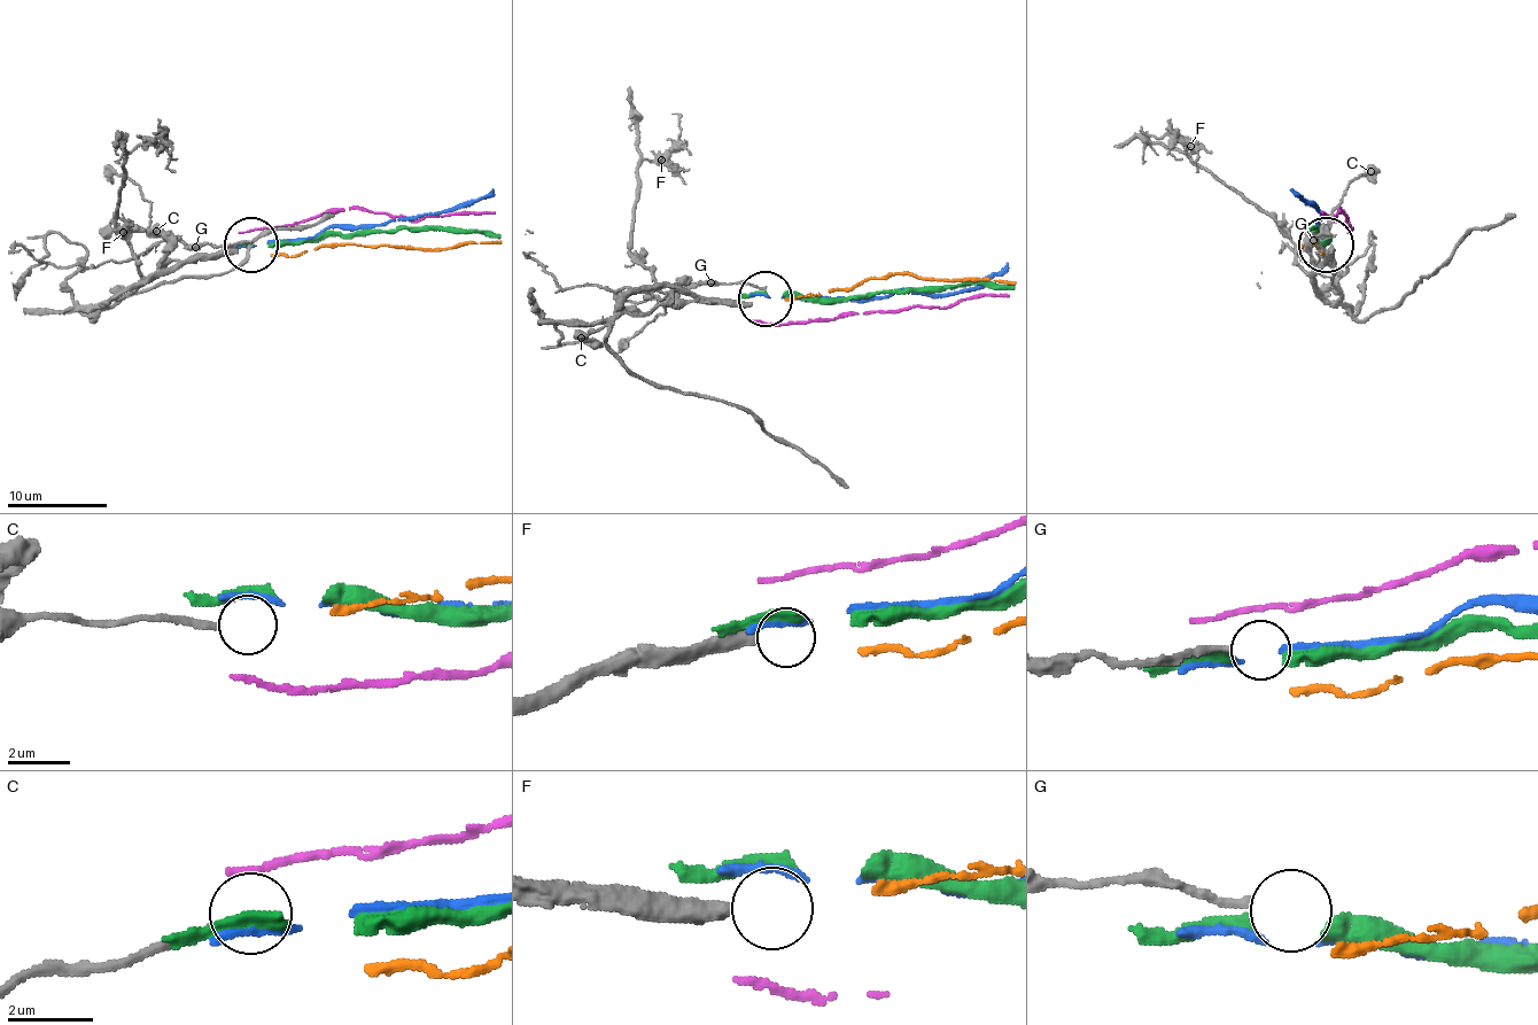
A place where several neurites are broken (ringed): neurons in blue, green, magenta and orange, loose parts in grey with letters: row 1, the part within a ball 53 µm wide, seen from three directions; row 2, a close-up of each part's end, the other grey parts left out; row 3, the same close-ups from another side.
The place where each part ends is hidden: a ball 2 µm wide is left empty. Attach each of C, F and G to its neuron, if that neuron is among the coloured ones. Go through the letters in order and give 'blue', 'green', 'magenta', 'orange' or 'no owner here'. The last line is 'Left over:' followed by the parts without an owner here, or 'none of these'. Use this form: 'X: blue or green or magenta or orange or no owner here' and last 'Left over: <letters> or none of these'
C: no owner here
F: no owner here
G: no owner here
Left over: C, F, G

